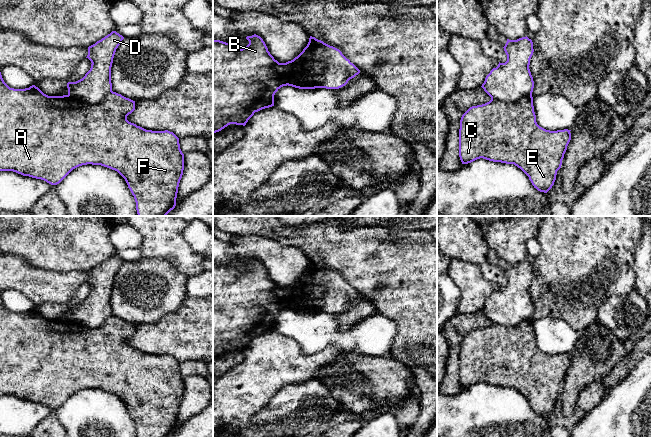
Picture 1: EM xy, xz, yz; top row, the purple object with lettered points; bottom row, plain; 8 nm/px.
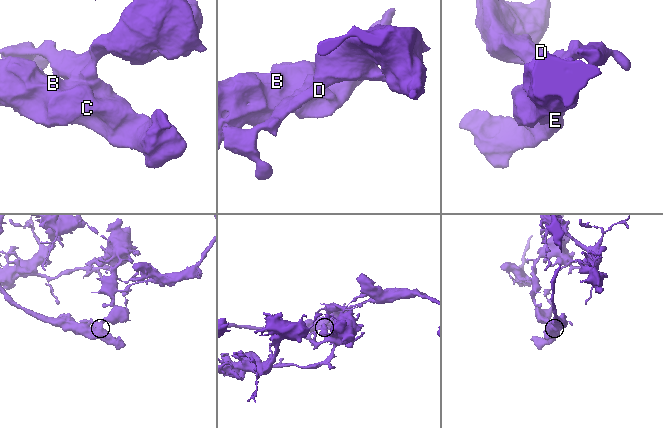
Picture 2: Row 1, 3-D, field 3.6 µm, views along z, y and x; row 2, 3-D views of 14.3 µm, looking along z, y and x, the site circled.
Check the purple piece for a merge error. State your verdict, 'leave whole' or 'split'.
split

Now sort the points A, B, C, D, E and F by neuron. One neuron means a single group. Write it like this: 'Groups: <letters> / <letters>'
Groups: A B C E F / D

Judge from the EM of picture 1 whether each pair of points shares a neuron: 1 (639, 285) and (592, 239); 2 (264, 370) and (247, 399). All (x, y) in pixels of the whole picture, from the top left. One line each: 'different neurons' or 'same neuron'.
1: different neurons
2: same neuron

